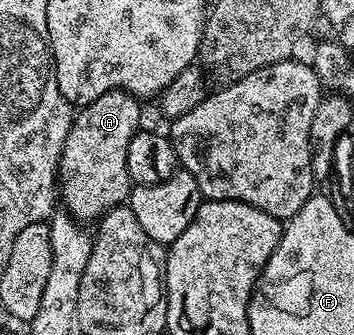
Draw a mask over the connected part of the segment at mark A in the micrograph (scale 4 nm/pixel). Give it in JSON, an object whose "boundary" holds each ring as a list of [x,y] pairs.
{"boundary":[[[111,90],[73,117],[60,157],[58,198],[77,222],[88,224],[91,218],[99,220],[113,206],[127,203],[133,184],[126,172],[126,148],[130,148],[130,140],[141,125],[140,106],[141,99],[133,94]]]}

